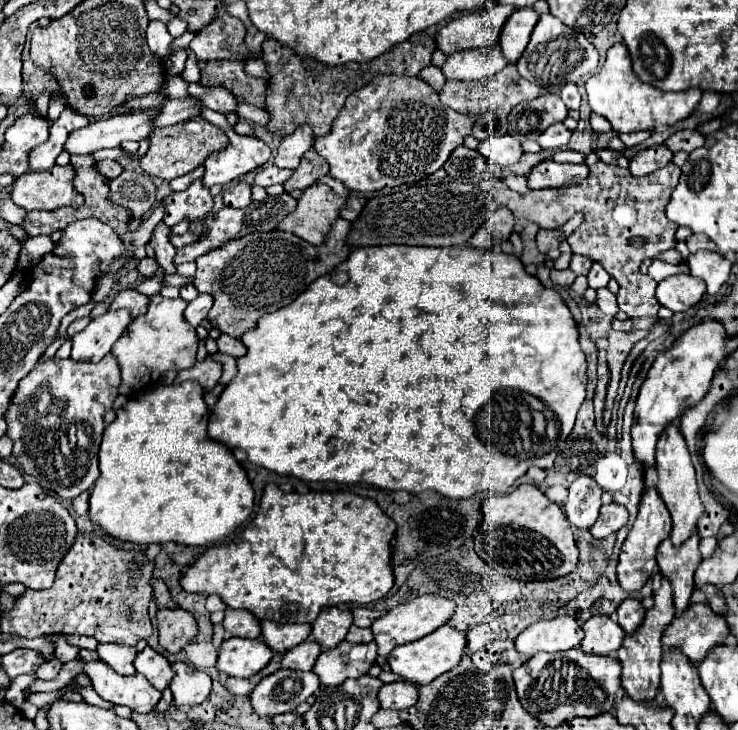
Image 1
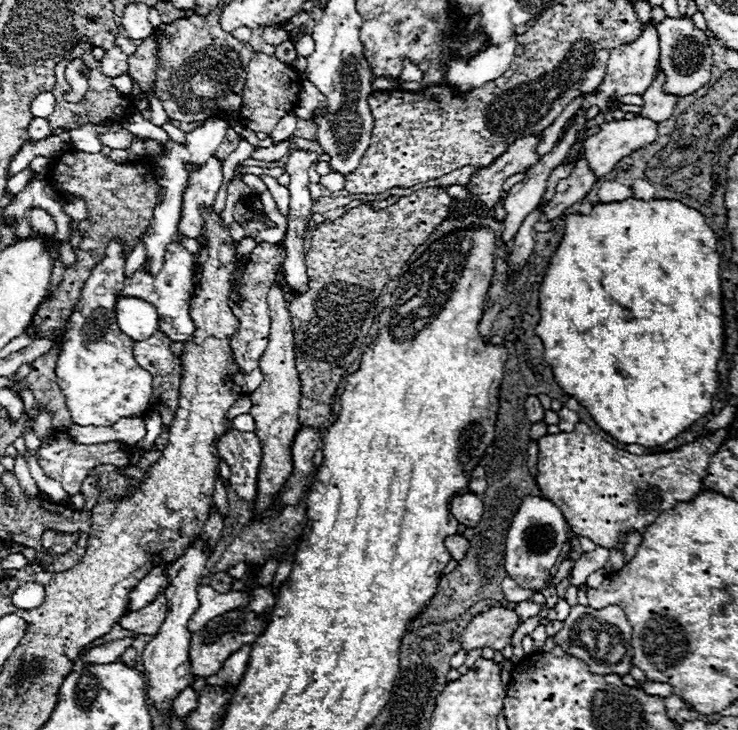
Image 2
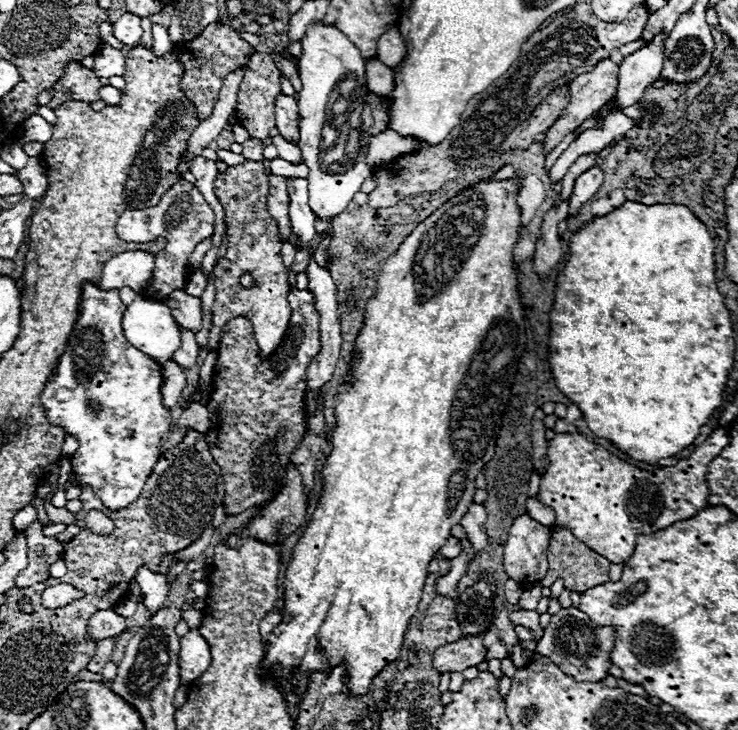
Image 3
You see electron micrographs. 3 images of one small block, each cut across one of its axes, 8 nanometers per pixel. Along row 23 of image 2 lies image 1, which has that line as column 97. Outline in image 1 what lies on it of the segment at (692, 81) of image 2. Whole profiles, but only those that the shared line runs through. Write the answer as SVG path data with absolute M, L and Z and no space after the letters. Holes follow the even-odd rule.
M72 660L68 664L62 666L60 674L54 678L54 680L34 680L32 686L28 688L28 692L56 692L60 688L64 688L66 684L70 684L70 680L76 676L76 674L88 674L90 680L92 680L92 686L94 690L108 702L114 702L114 704L122 704L122 706L128 706L132 708L134 712L152 712L158 704L158 700L162 698L162 694L142 676L142 674L134 674L134 676L118 676L110 666L106 666L102 660L96 660L96 662L82 662L82 660Z

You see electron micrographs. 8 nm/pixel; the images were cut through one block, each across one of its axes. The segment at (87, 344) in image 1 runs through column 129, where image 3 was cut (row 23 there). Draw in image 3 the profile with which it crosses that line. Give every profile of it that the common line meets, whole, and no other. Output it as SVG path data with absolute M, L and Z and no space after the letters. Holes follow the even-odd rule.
M322 20L312 22L306 30L306 36L300 40L302 54L298 58L302 92L298 94L300 110L300 150L304 164L310 168L308 192L310 208L322 216L330 218L340 214L352 196L360 190L362 182L371 175L371 167L366 162L366 146L370 140L372 116L366 104L366 58L342 34L336 26L328 26ZM326 122L338 130L338 140L332 150L322 148L322 128Z

